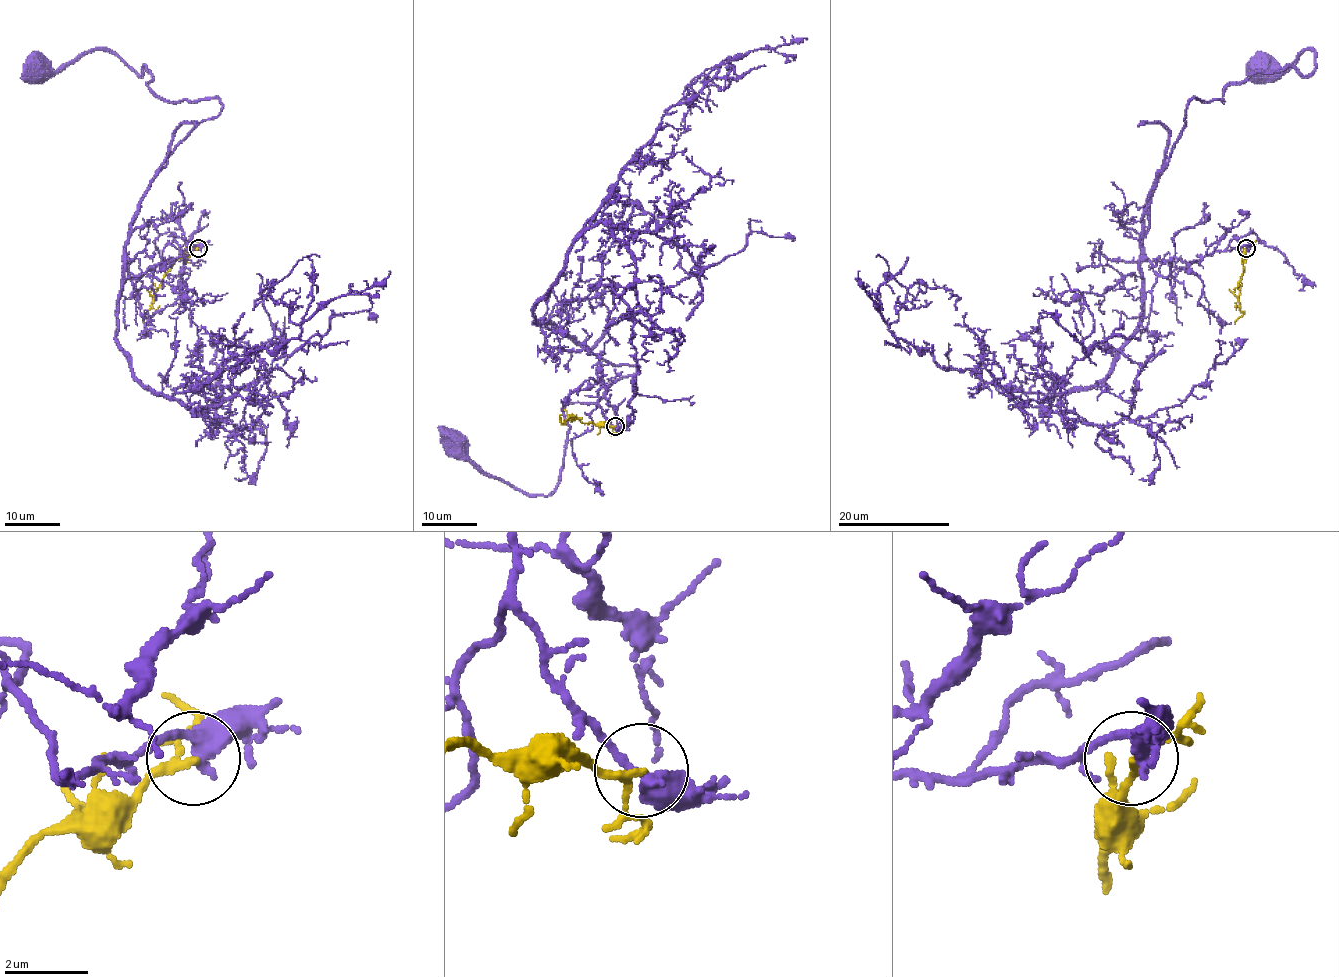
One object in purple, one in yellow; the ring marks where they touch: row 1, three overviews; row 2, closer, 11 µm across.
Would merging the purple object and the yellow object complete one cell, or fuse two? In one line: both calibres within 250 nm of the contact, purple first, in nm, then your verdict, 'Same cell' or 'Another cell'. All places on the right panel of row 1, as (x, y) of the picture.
Thickness 400 nm (purple) against 160 nm. Another cell

